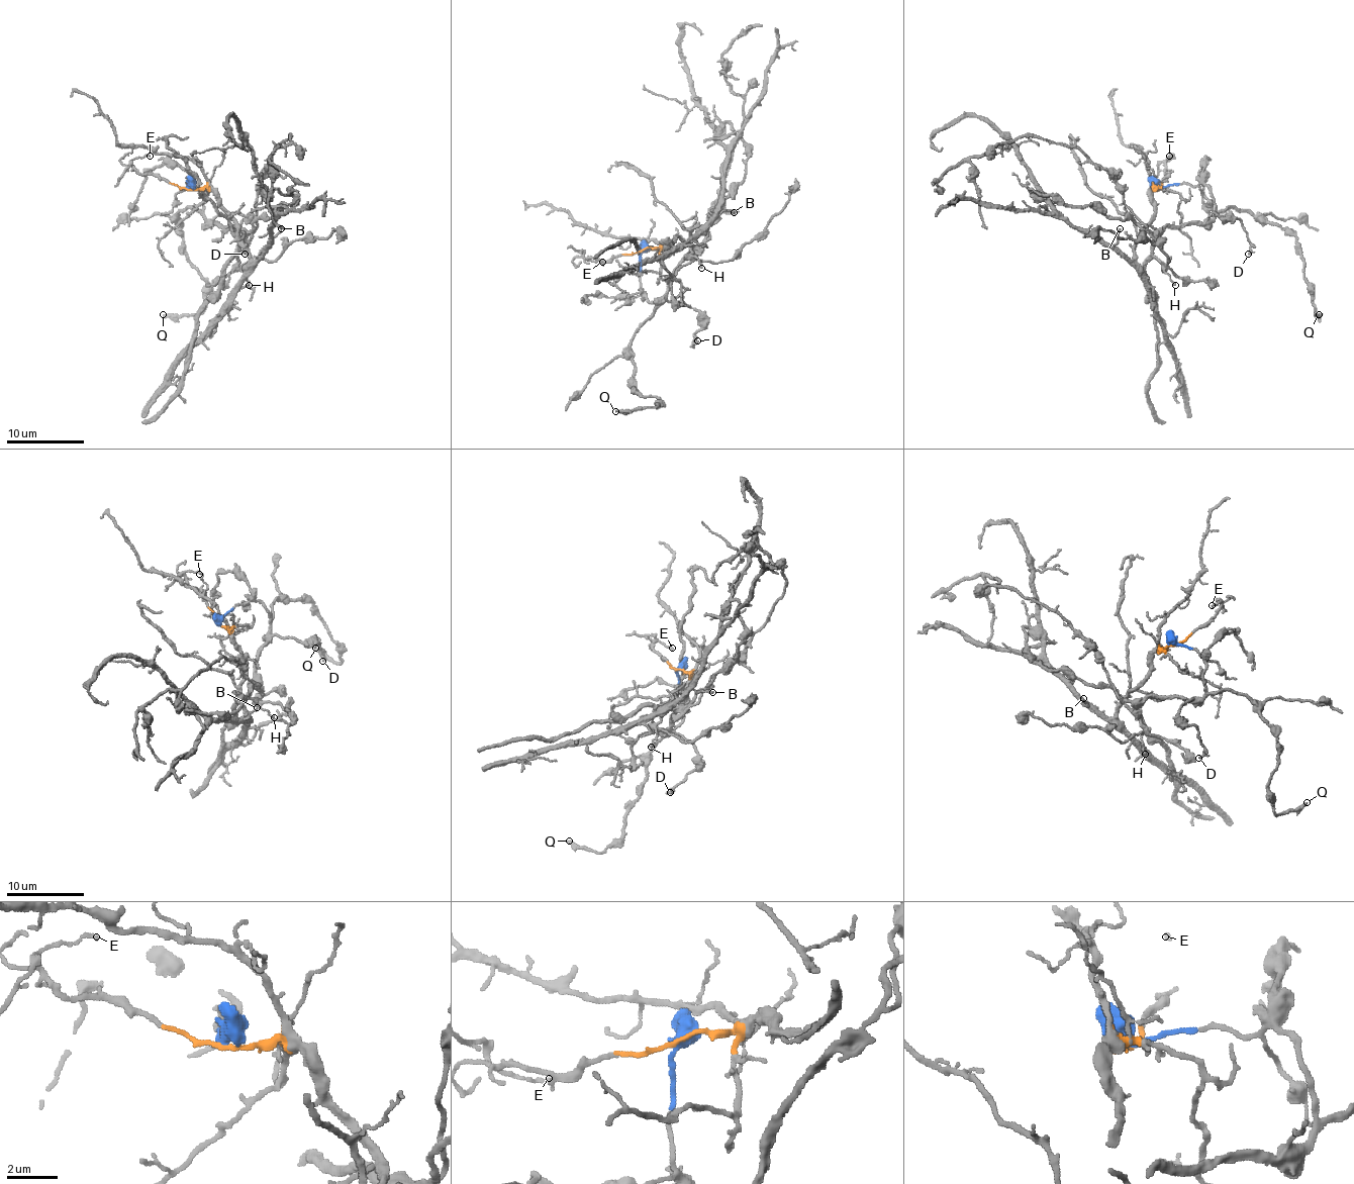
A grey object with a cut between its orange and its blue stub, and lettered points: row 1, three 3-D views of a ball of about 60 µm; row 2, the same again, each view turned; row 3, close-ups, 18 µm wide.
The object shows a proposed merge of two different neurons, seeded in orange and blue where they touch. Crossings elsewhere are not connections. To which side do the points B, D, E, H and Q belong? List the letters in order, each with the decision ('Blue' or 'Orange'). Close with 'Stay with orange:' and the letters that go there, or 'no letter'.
B: Orange
D: Blue
E: Orange
H: Blue
Q: Blue
Stay with orange: B, E

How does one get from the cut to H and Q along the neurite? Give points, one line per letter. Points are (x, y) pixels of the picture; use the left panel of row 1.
H: (189, 189), (188, 183), (201, 192), (207, 219), (228, 225), (235, 233), (237, 266), (250, 285)
Q: (189, 189), (188, 183), (203, 196), (203, 208), (178, 213), (182, 251), (205, 281), (205, 308), (163, 314)

